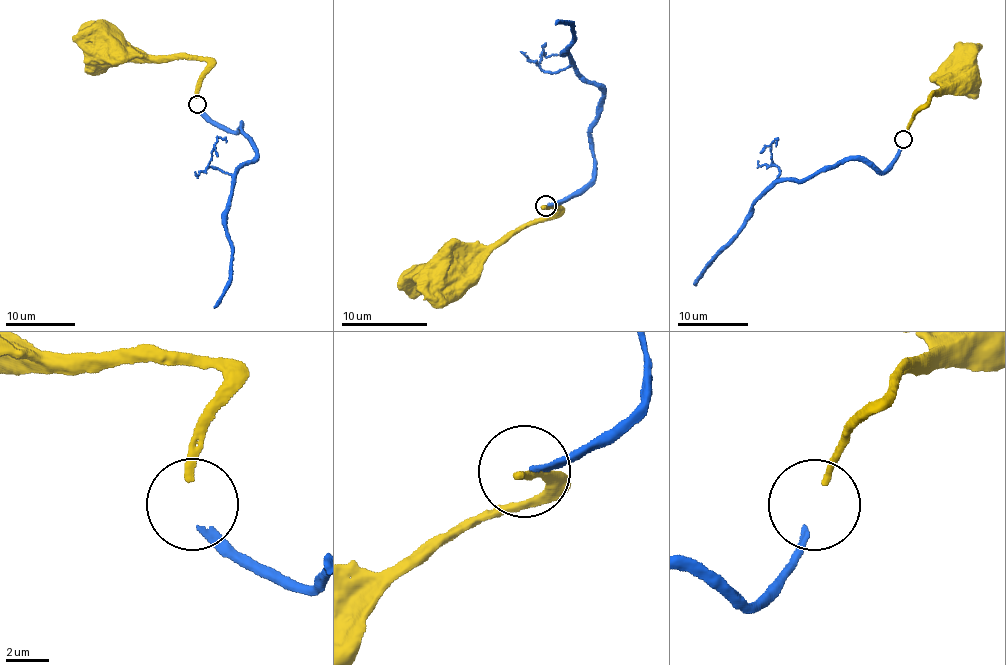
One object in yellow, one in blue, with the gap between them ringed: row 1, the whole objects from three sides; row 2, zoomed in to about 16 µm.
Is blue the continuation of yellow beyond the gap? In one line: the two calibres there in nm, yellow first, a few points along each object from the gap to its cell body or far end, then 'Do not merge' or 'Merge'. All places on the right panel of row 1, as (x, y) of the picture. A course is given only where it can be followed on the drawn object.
Thickness 340 nm (yellow) against 280 nm. Course of yellow: (906, 132), (912, 114), (936, 91), (958, 81), (969, 65). Course of blue: (899, 145), (895, 160), (881, 171), (861, 160), (836, 162), (778, 182), (755, 201), (753, 215), (696, 286). Merge

